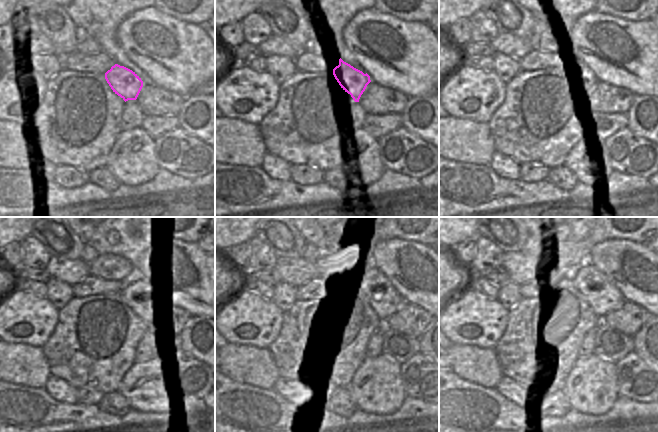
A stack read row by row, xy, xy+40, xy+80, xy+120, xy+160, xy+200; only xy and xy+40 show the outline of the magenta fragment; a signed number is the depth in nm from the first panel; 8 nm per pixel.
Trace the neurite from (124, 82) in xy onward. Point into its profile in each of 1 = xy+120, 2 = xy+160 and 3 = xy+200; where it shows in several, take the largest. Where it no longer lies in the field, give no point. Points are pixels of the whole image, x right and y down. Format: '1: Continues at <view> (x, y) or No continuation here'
1: Continues at xy+120 (142, 297)
2: Continues at xy+160 (371, 290)
3: Continues at xy+200 (603, 297).

